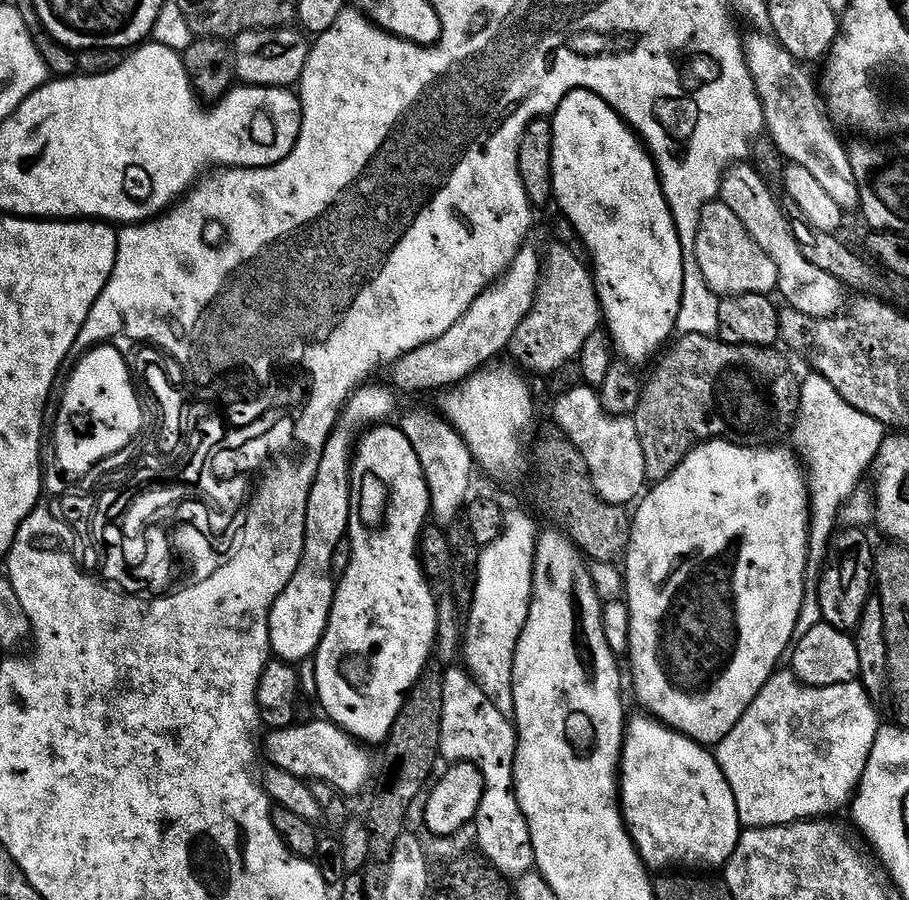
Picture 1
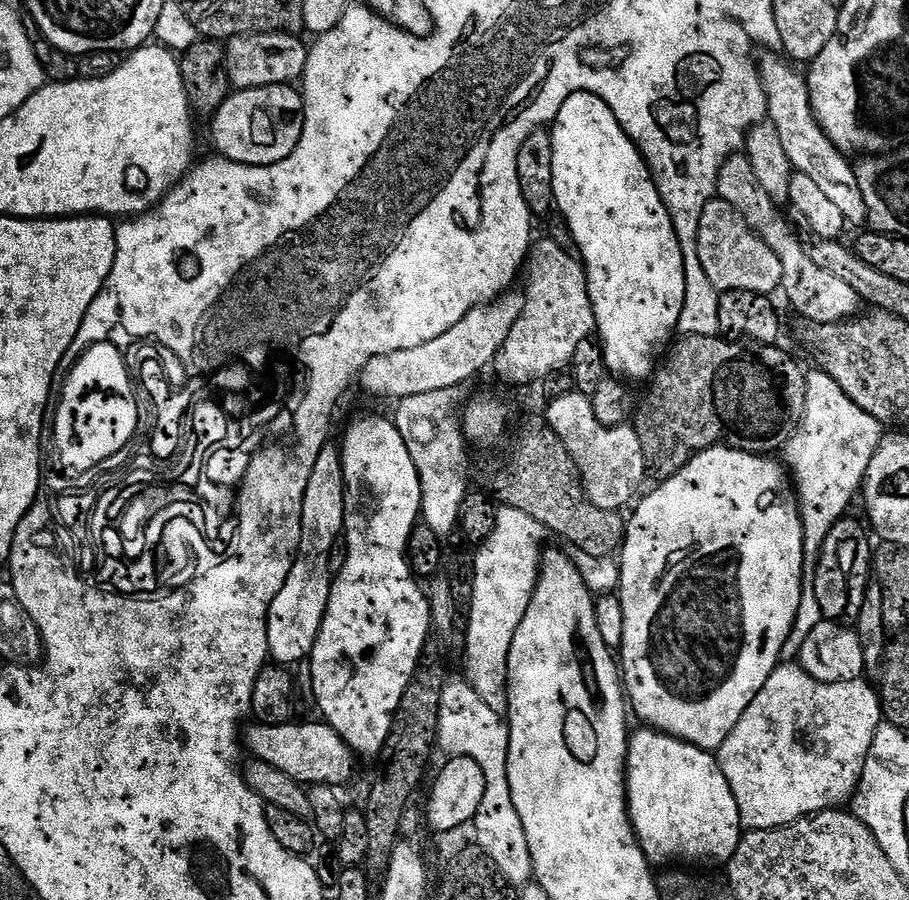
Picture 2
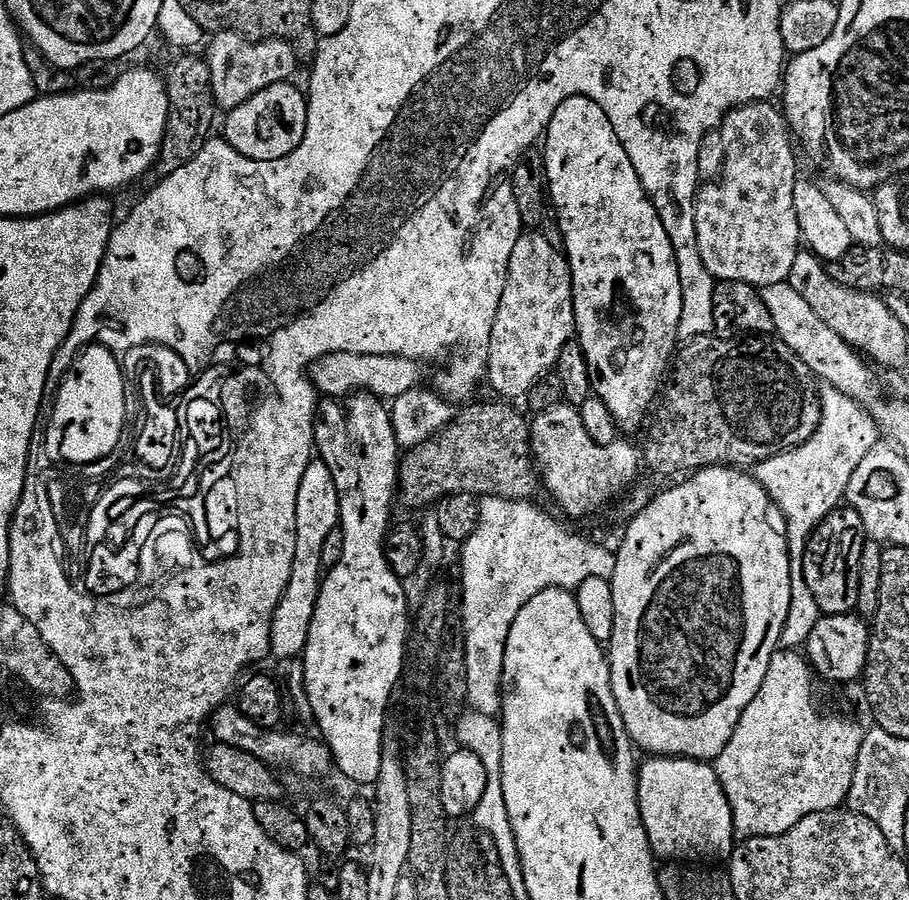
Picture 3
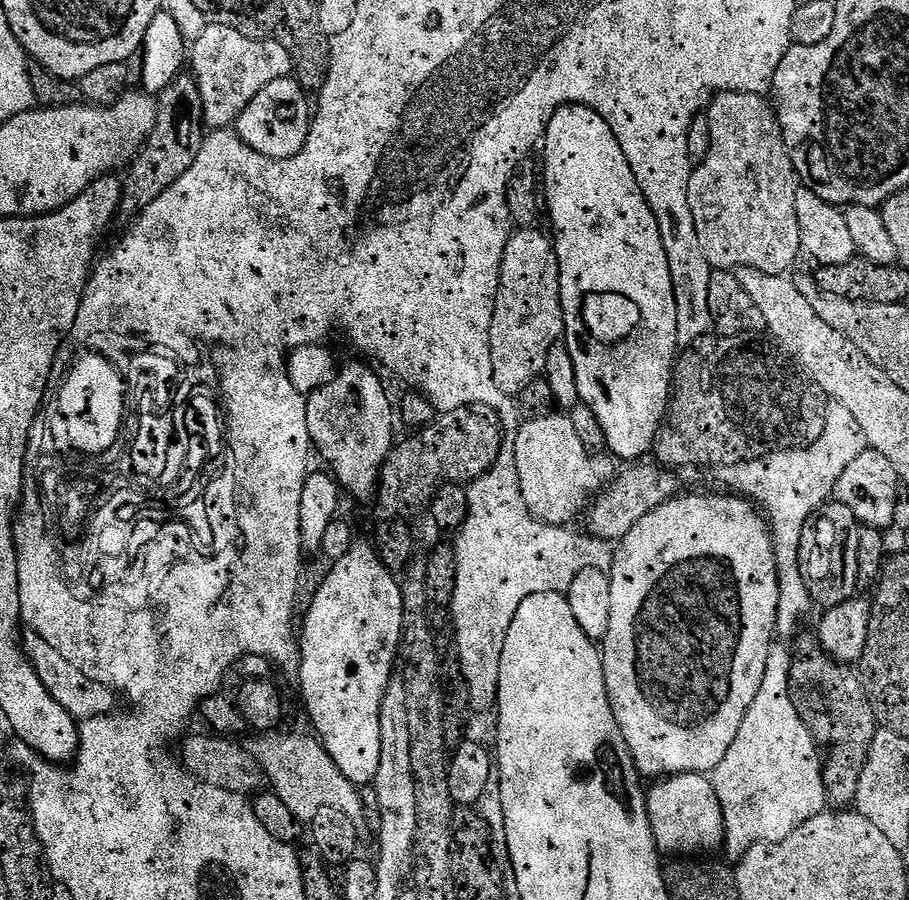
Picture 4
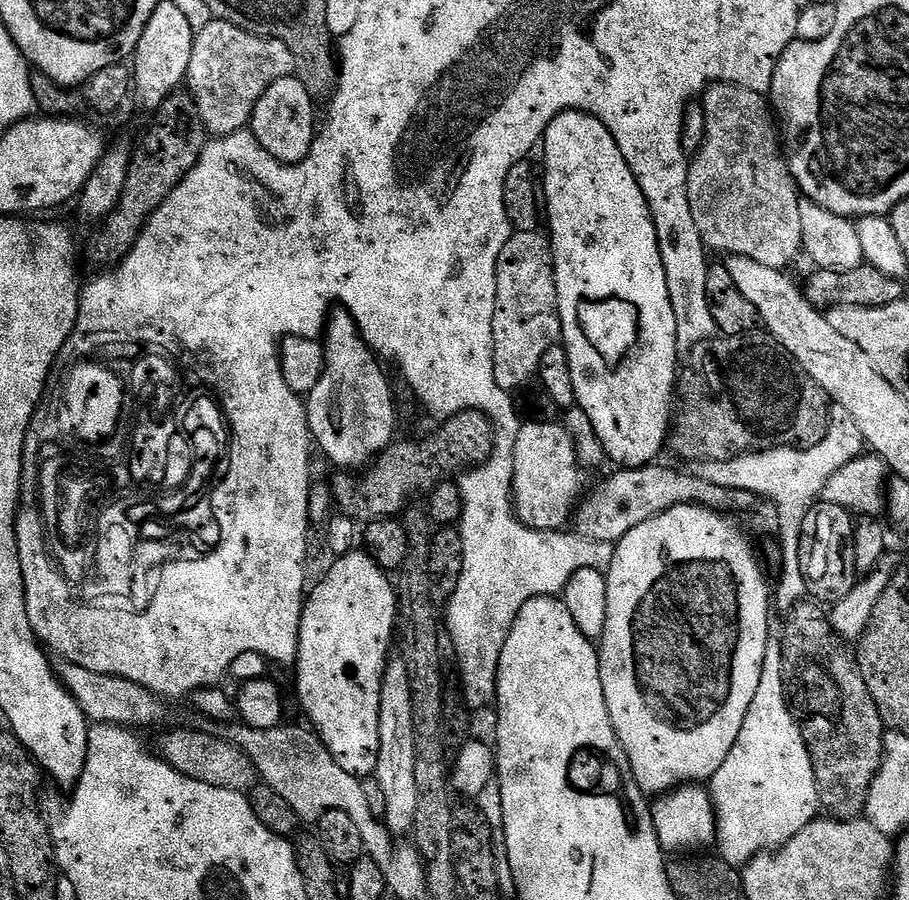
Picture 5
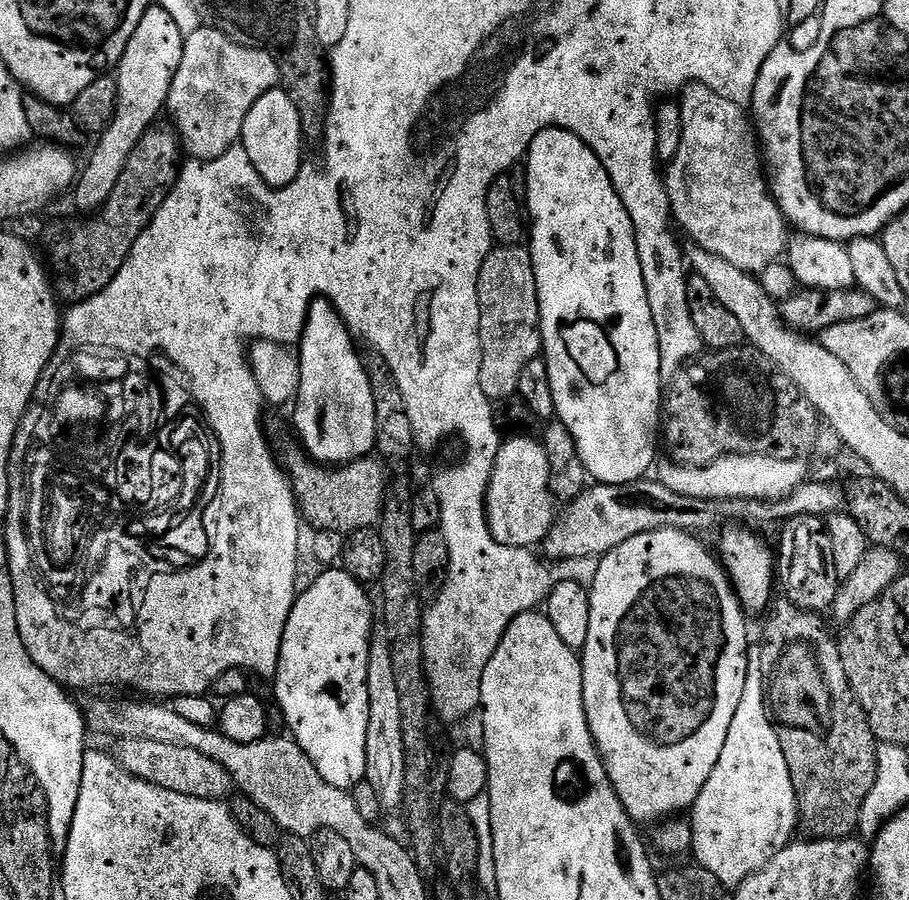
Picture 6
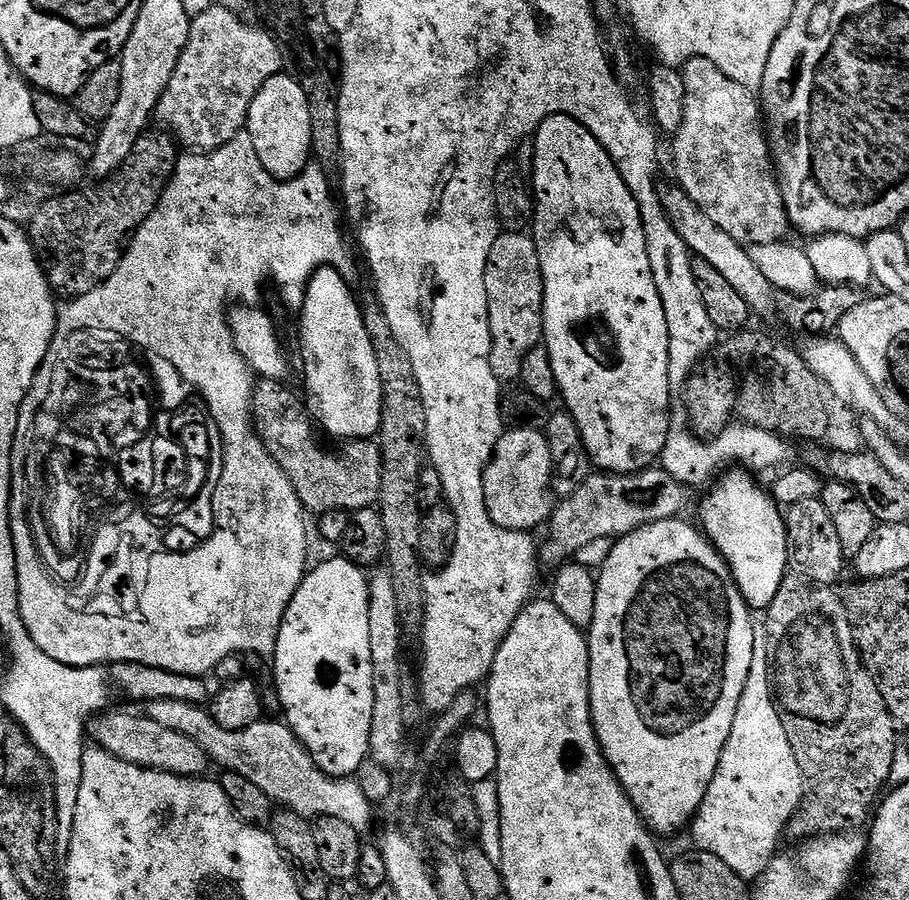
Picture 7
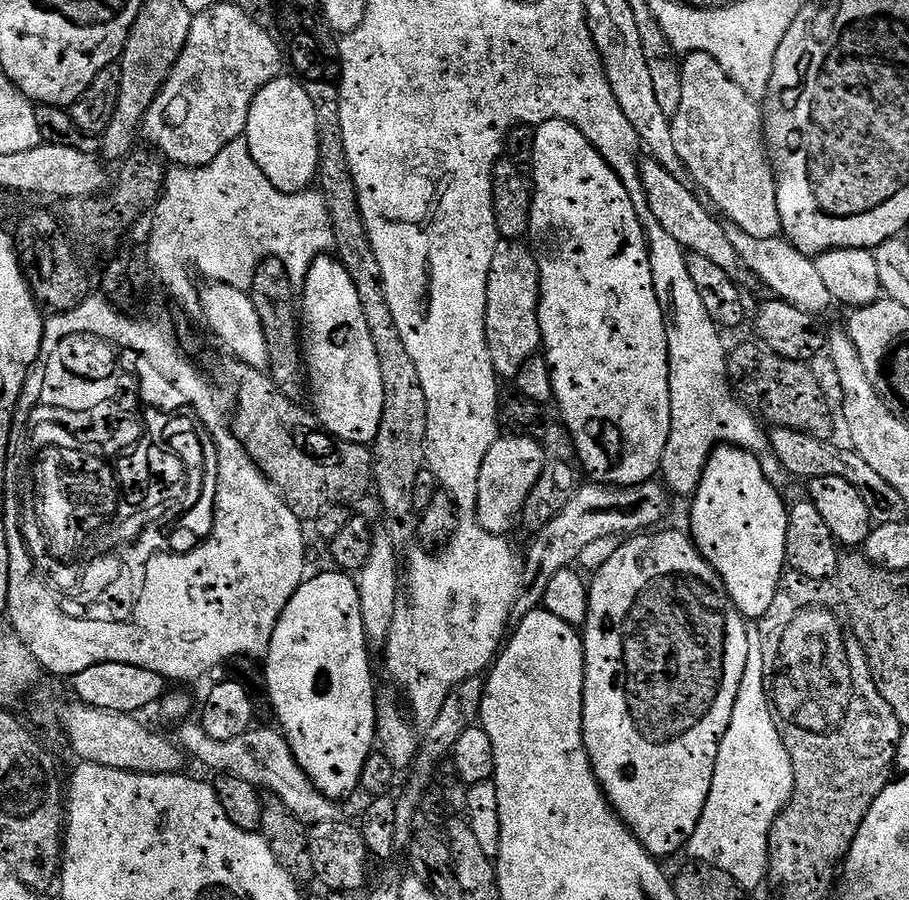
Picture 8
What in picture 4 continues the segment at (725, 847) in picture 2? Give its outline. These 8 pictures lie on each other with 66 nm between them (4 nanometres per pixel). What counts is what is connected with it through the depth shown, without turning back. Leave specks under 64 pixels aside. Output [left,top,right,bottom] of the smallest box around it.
[646,772,724,858]

